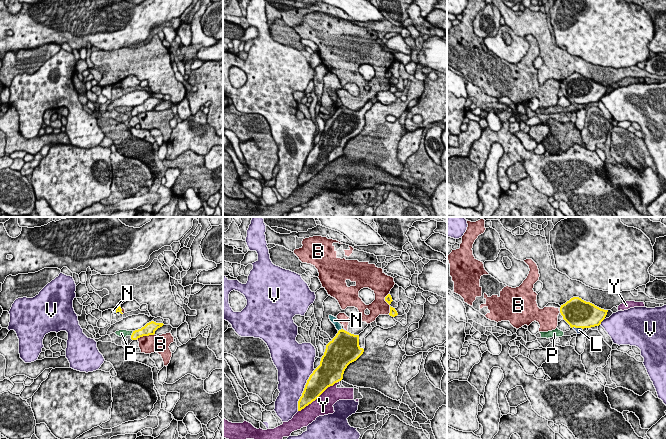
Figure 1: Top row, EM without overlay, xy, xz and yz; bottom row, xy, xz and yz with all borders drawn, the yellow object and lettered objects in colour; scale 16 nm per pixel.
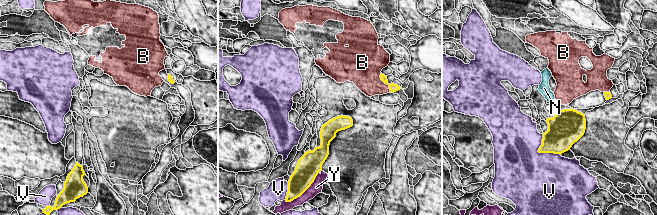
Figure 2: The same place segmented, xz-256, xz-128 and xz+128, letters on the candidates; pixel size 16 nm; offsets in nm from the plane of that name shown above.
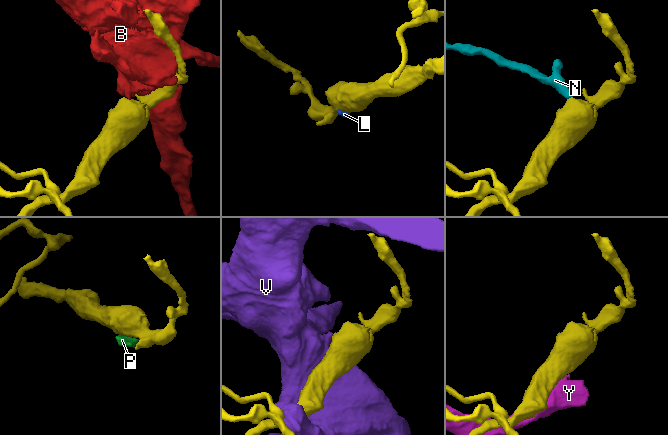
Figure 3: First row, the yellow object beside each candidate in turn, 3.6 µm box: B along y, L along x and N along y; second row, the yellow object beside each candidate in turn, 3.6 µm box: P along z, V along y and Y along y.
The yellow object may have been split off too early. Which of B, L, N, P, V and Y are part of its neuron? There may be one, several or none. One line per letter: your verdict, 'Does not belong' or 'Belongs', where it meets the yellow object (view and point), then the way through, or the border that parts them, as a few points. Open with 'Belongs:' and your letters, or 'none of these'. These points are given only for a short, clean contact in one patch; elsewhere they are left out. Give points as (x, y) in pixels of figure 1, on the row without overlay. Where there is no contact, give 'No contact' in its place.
Belongs: none of these
B: Does not belong. Touches yellow at xy (144, 111)
L: Does not belong. Touches yellow at yz (577, 103). Boundary: yz (572, 103), (580, 103), (582, 105)
N: Does not belong. Touches yellow at xz (339, 106). Boundary: xz (341, 104), (338, 107)
P: Does not belong. Touches yellow at xy (132, 109). Boundary: xy (133, 107), (130, 111)
V: Does not belong. Touches yellow at xz (304, 166)
Y: Does not belong. Touches yellow at xz (317, 173)

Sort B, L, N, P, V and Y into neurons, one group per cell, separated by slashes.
B / L P Y / N / V

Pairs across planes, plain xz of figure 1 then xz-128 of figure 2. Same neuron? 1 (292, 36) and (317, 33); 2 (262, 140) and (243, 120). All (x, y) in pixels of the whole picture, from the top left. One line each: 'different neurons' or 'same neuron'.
1: different neurons
2: same neuron

